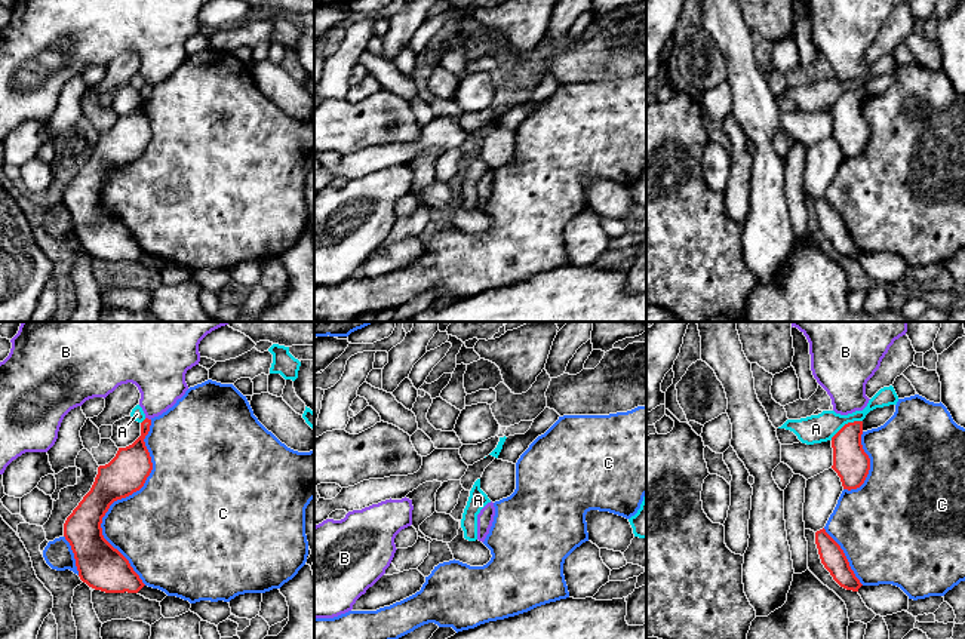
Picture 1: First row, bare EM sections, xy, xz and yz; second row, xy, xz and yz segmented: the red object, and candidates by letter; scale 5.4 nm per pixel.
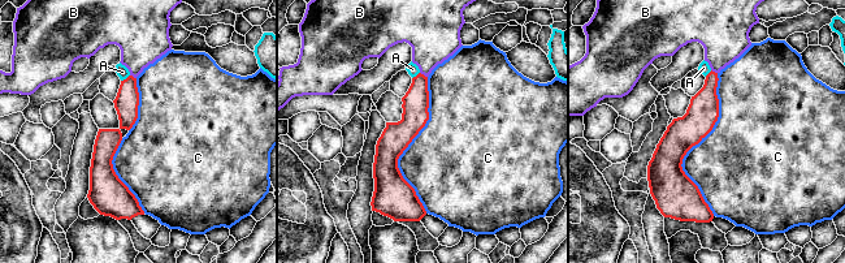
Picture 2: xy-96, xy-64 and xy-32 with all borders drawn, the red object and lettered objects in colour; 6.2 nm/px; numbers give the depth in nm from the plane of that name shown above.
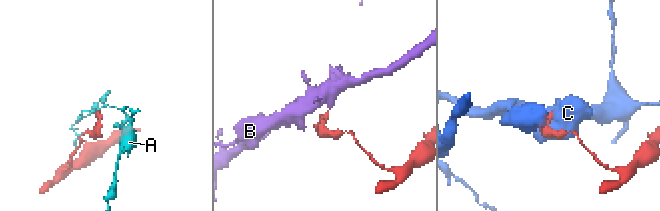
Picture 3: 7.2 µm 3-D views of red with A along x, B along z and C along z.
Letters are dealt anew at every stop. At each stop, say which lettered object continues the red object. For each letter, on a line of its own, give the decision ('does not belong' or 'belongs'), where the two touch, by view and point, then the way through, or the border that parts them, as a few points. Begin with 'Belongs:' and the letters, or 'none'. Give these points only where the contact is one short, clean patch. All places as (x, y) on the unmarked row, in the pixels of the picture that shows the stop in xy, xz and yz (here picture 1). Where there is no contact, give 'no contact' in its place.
Belongs: none
A: does not belong; contact yz (845, 92); border yz (861, 88), (847, 91), (830, 107)
B: does not belong; contact xy (147, 86); border xy (146, 85), (150, 88)
C: does not belong; contact xy (119, 166)

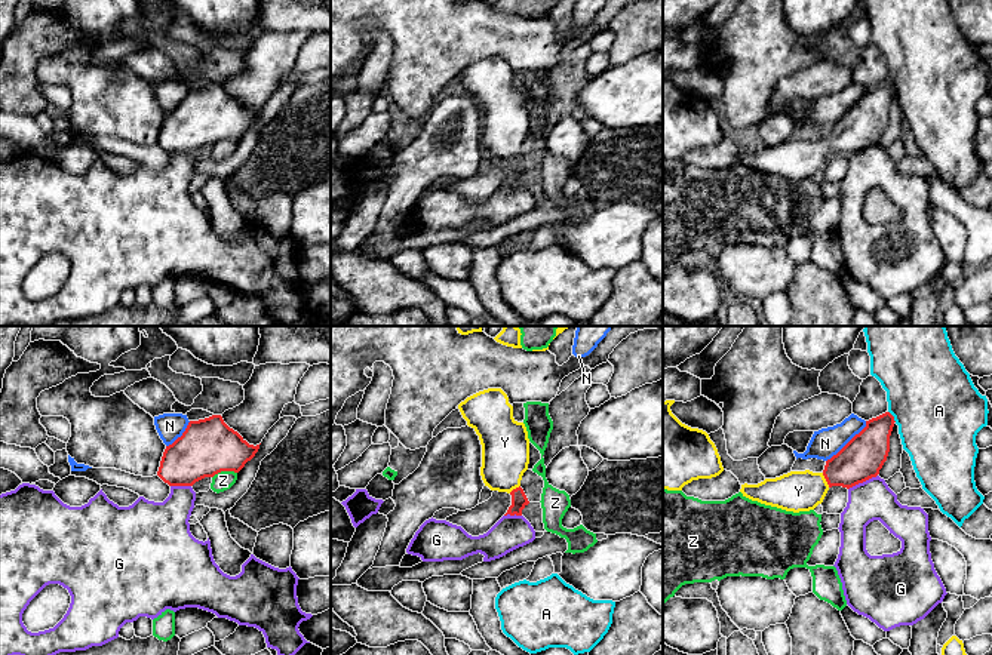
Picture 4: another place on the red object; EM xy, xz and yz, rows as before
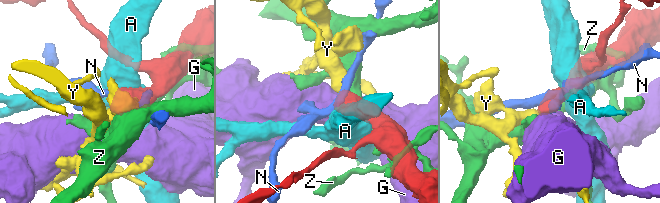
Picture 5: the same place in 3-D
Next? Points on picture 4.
Belongs: Y
A: does not belong; contact yz (893, 85)
G: does not belong; contact yz (862, 150); border yz (877, 143), (848, 157)
N: does not belong; contact yz (848, 110); border yz (866, 89), (826, 129)
Y: belongs; contact yz (826, 148); way yz (862, 126), (826, 148), (798, 159)
Z: does not belong; contact xy (224, 138)

